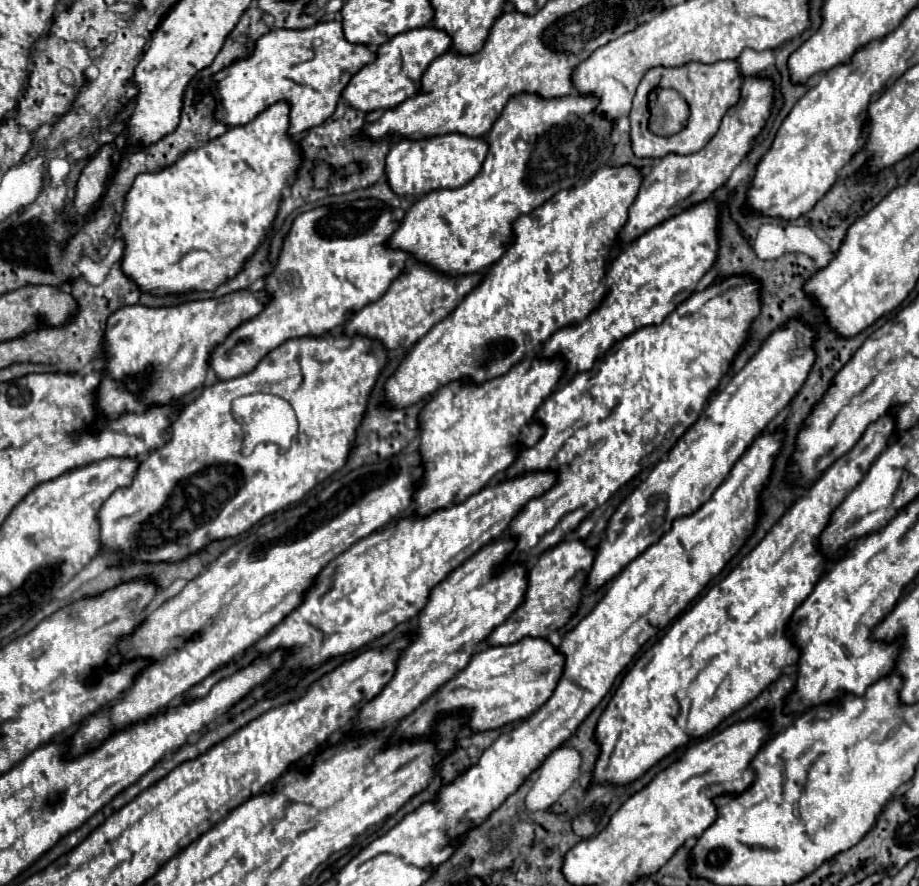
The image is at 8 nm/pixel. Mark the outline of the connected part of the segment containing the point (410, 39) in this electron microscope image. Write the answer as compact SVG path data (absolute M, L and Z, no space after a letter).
M423 26L397 34L395 38L379 46L377 60L373 64L367 64L365 68L361 68L361 72L353 76L353 80L343 90L343 98L349 102L349 106L363 112L391 110L401 102L405 102L407 98L417 96L421 88L421 76L425 74L429 64L437 56L451 50L451 46L453 46L451 36L435 26Z

